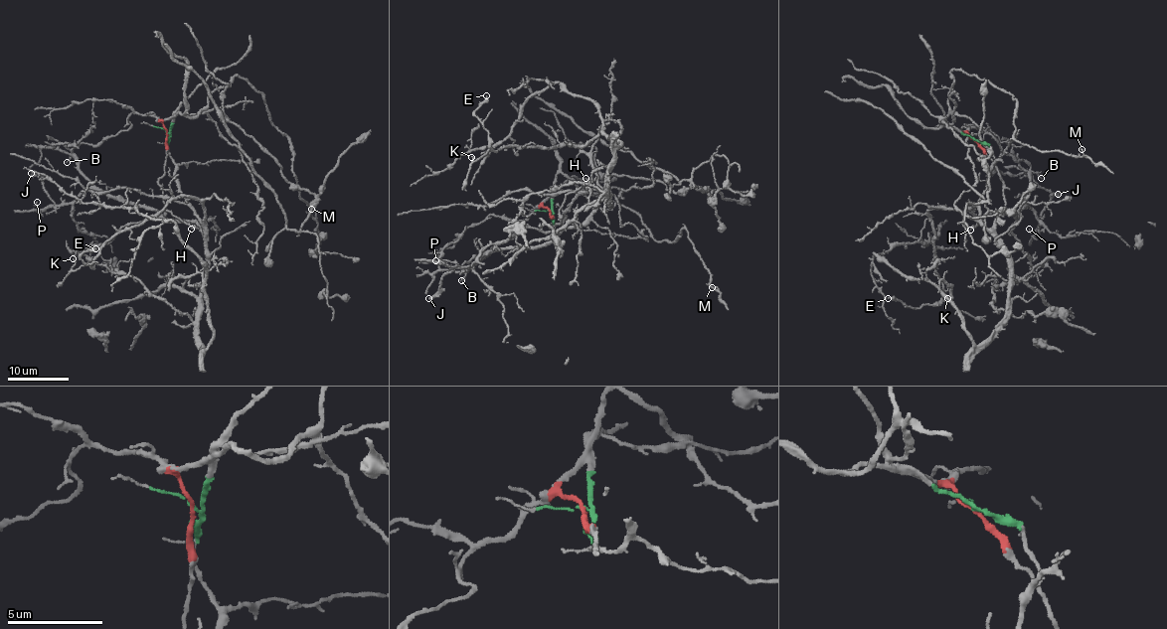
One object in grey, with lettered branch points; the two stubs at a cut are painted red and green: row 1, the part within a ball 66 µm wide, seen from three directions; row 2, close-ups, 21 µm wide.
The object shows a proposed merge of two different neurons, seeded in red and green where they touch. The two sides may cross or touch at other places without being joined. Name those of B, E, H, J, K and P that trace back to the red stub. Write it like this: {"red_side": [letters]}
{"red_side": ["B", "H"]}

